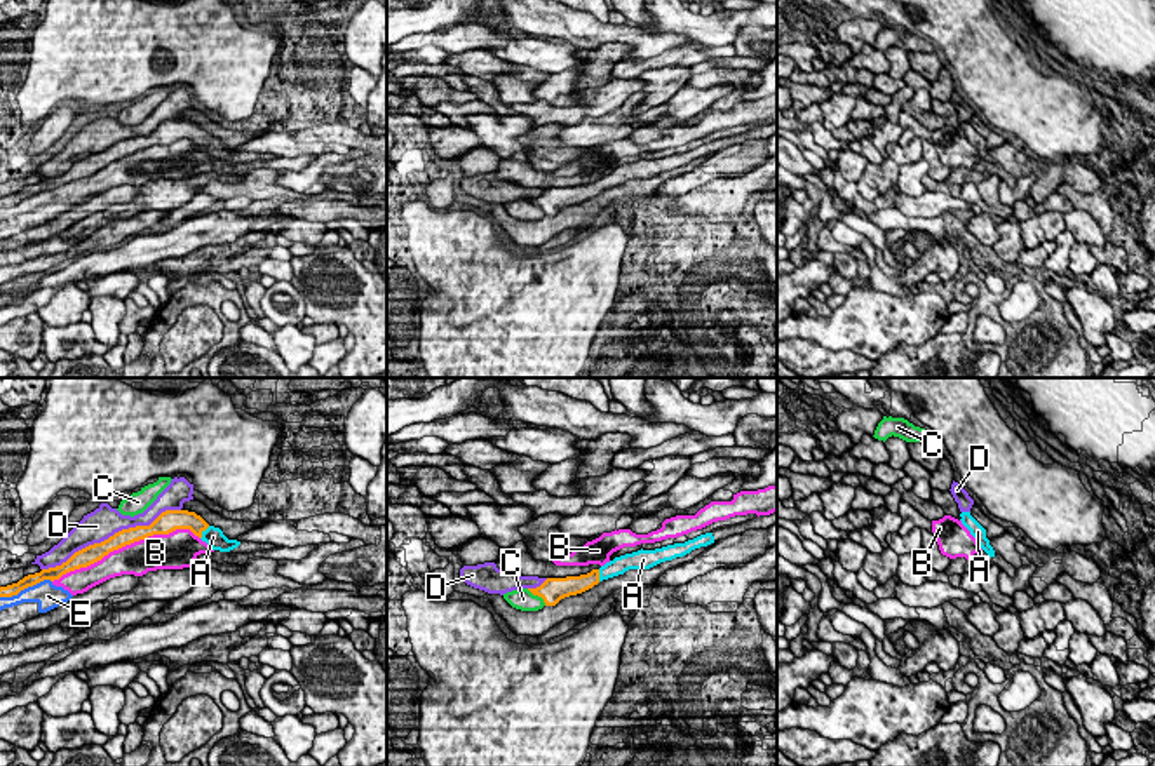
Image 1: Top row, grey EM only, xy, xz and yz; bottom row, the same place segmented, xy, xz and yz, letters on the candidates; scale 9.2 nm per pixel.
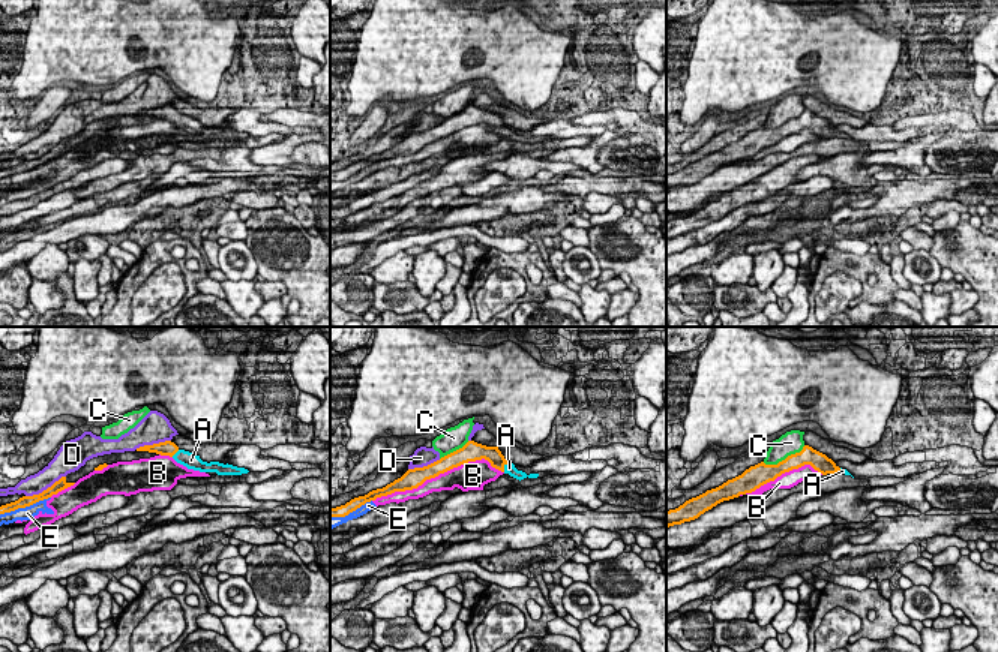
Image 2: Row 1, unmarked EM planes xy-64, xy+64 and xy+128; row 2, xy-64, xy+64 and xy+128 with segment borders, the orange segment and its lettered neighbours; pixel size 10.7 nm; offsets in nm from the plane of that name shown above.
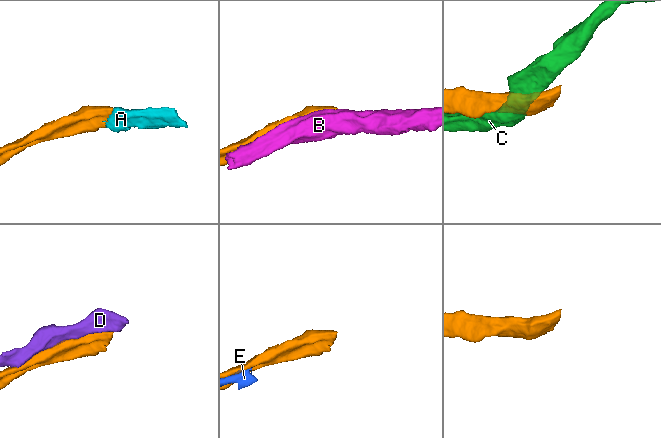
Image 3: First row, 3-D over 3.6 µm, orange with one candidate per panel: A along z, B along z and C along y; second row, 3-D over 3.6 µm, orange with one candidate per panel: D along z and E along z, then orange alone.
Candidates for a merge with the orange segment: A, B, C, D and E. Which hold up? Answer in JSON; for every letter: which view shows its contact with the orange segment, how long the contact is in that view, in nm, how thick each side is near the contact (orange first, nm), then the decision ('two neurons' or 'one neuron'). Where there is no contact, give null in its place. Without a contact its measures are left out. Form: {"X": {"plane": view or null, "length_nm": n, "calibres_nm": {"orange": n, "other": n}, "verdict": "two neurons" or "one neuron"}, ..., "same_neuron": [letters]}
{"A": {"plane": "xy", "length_nm": 150, "calibres_nm": {"orange": 190, "other": 180}, "verdict": "one neuron"}, "B": {"plane": "xy", "length_nm": 1400, "calibres_nm": {"orange": 160, "other": 320}, "verdict": "two neurons"}, "C": {"plane": "xz", "length_nm": 240, "calibres_nm": {"orange": 220, "other": 200}, "verdict": "two neurons"}, "D": {"plane": "xy", "length_nm": 1400, "calibres_nm": {"orange": 170, "other": 280}, "verdict": "two neurons"}, "E": {"plane": "xy", "length_nm": 500, "calibres_nm": {"orange": 120, "other": 240}, "verdict": "two neurons"}, "same_neuron": ["A"]}

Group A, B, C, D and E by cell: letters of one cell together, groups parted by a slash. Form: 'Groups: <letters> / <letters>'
Groups: A / B E / C / D

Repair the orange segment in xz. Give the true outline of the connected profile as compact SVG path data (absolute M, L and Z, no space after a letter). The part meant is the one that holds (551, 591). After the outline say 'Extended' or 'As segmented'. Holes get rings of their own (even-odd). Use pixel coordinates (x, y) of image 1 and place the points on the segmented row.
M777 512L770 515L760 515L753 521L742 522L739 526L716 527L711 533L700 534L685 543L674 543L655 550L638 550L615 557L599 569L592 569L587 574L566 576L566 578L547 578L540 587L528 588L533 595L544 599L545 606L556 606L561 599L582 594L603 580L624 574L629 569L650 569L660 562L683 557L695 548L707 547L714 541L725 540L733 534L746 533L749 529L767 529L777 522Z. Extended

